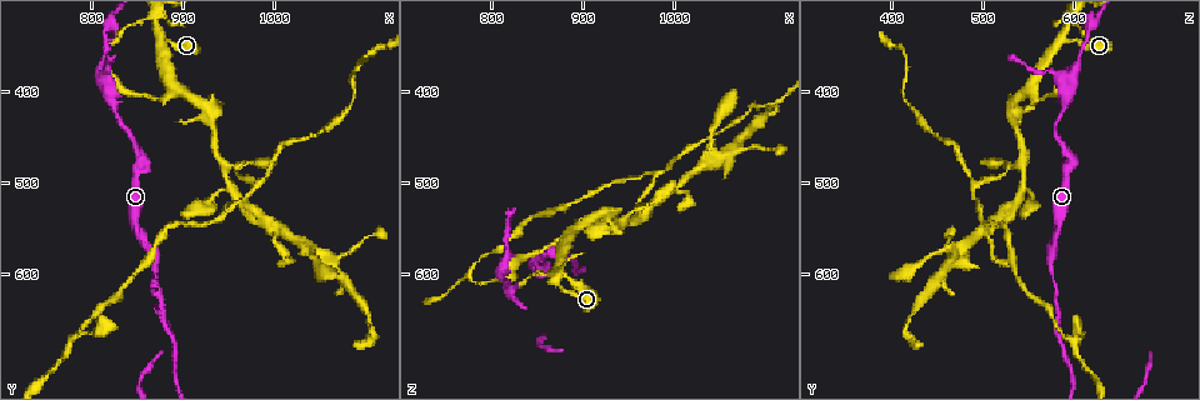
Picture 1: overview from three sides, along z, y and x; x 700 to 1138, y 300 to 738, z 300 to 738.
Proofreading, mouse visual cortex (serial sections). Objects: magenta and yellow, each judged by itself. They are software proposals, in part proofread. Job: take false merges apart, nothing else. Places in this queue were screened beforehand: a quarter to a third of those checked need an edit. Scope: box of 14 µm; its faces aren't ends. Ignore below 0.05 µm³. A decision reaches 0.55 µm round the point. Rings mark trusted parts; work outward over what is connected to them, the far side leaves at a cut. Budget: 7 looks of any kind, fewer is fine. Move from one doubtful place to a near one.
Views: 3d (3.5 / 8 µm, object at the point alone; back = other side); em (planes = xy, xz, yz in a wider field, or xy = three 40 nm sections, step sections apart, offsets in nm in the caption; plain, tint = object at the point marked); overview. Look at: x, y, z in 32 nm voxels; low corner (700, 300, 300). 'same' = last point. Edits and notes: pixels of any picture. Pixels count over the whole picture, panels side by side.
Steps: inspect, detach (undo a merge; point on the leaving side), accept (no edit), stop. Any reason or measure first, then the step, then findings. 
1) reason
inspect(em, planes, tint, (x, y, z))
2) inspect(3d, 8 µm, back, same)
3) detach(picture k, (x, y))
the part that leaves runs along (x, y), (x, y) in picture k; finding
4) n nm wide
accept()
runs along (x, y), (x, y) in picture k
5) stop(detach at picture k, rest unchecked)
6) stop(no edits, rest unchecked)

sharp bend
inspect(3d, 8 µm, back, (855, 475, 600))

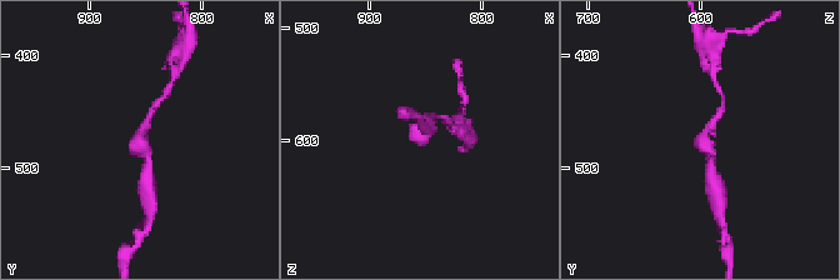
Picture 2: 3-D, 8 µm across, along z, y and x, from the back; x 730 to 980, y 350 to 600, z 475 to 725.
inspect(3d, 3.5 µm, (854, 472, 598))

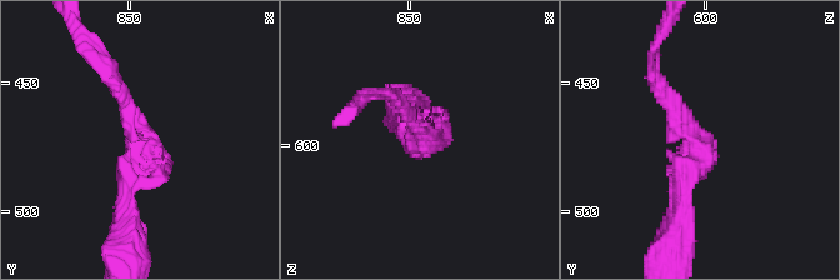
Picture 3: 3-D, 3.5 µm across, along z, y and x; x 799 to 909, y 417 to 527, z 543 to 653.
inspect(em, xy, step 2, tint, (856, 473, 599))

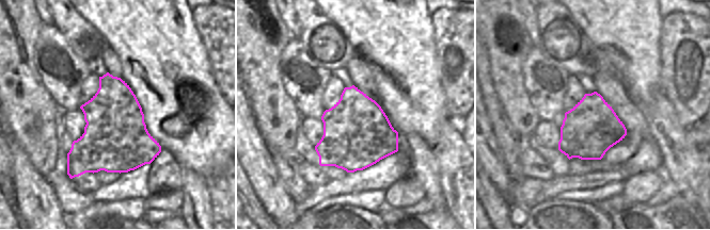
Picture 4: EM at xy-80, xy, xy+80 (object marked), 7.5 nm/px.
500 nm wide
accept()
runs along (680, 220), (703, 146), (655, 78) in picture 3; all the same cell

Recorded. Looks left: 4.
abrupt turn
inspect(em, planes, tint, (875, 345, 590))

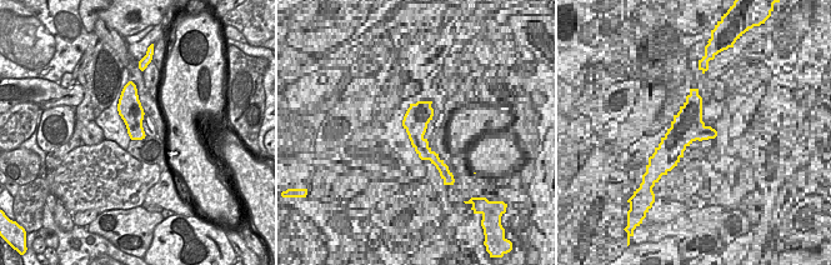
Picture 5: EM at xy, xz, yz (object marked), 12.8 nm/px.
inspect(3d, 3.5 µm, same)

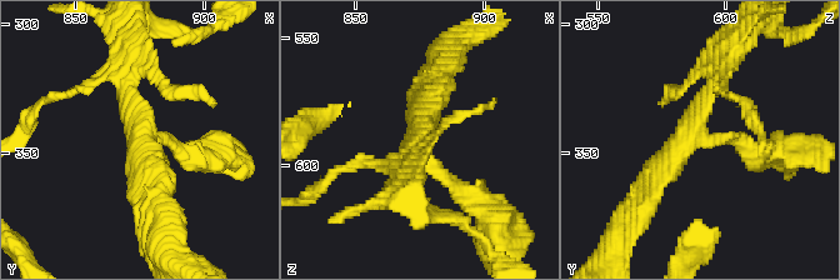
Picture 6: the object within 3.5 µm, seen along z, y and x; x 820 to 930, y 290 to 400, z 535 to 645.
280 nm wide
accept()
runs along (753, 153), (736, 138), (691, 138), (640, 195) in picture 6; continuous, no second cell

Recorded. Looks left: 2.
stop(no edits, rest unchecked)

